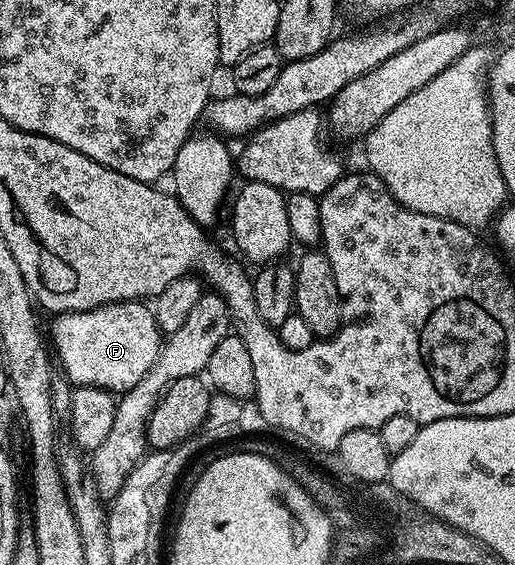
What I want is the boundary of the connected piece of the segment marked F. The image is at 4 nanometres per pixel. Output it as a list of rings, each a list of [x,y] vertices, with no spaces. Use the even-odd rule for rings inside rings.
[[[140,300],[111,302],[86,312],[57,314],[51,319],[50,342],[59,369],[73,387],[97,386],[103,390],[123,392],[134,388],[134,384],[150,372],[150,364],[154,364],[160,355],[162,335],[155,313],[144,306],[147,305]]]

